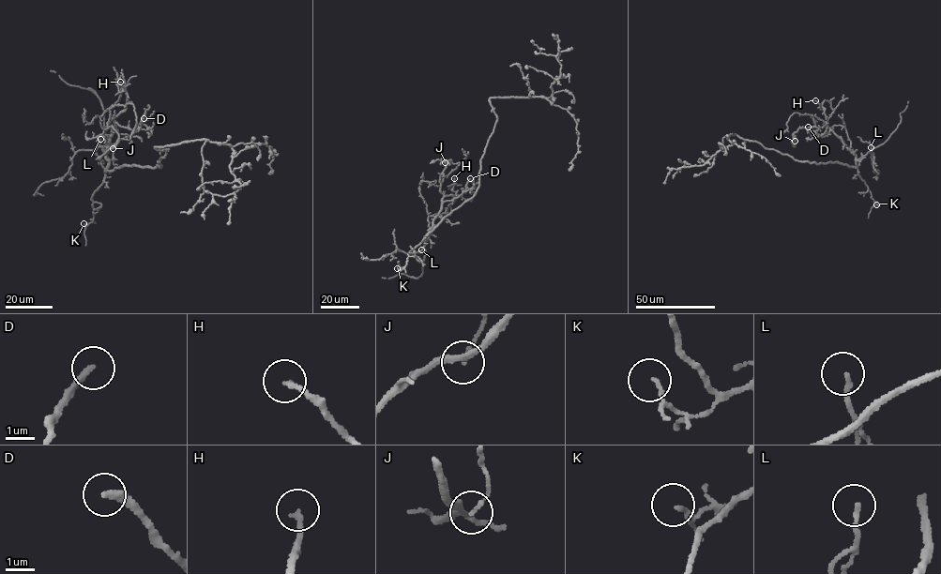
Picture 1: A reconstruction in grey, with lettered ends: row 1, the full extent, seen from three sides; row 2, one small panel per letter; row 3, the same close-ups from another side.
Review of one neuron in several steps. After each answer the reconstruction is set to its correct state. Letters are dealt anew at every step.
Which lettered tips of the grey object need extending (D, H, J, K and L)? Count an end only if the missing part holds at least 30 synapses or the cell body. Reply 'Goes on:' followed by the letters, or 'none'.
Goes on: H

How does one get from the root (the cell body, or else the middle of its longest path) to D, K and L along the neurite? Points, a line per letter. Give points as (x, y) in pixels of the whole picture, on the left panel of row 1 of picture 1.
D: (159, 163), (160, 167), (125, 164), (106, 171), (106, 152), (114, 124), (135, 129), (144, 118)
K: (159, 163), (160, 167), (125, 164), (106, 171), (104, 182), (92, 197), (93, 220), (83, 223)
L: (159, 163), (160, 167), (161, 165), (154, 168), (125, 164), (106, 171), (108, 159), (98, 145), (100, 139)

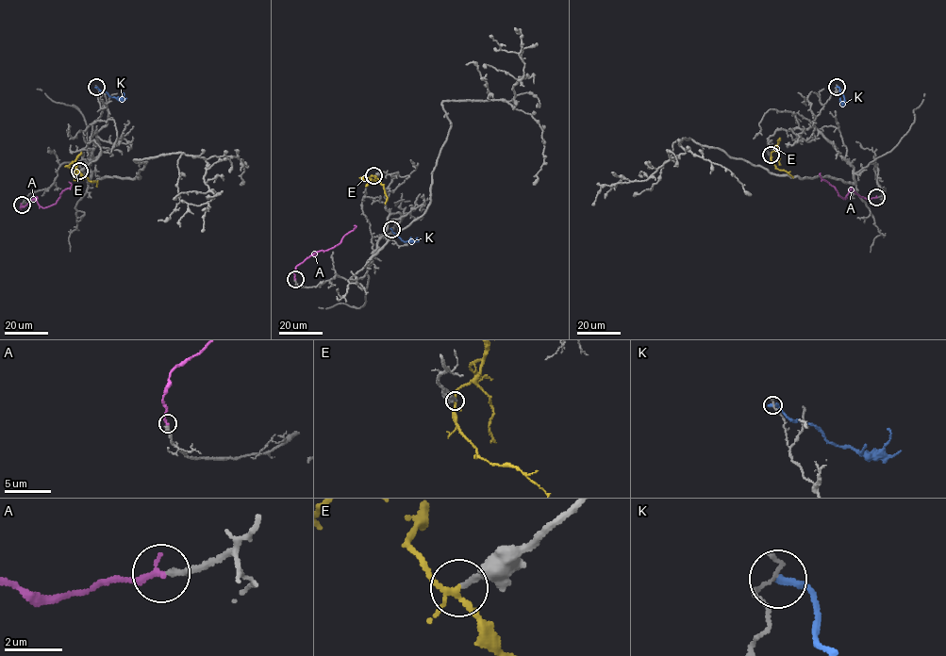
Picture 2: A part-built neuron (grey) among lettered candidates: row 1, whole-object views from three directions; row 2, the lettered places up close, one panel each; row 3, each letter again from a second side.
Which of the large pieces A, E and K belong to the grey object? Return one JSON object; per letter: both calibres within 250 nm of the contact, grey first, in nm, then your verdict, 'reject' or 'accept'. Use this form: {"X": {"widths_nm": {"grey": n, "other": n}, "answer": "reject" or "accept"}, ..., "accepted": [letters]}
{"A": {"widths_nm": {"grey": 240, "other": 240}, "answer": "accept"}, "E": {"widths_nm": {"grey": 200, "other": 150}, "answer": "accept"}, "K": {"widths_nm": {"grey": 160, "other": 280}, "answer": "reject"}, "accepted": ["A", "E"]}

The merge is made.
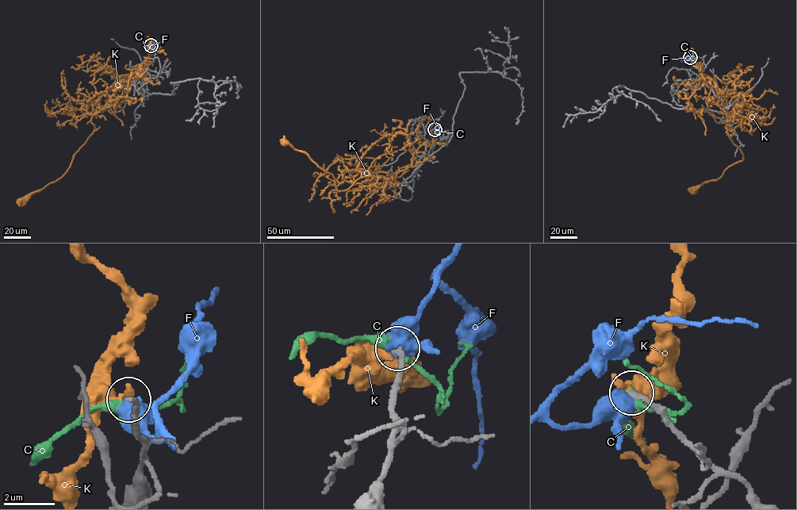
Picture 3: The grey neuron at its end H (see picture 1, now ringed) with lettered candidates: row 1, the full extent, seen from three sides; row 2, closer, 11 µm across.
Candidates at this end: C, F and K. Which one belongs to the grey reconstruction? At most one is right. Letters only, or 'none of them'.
none of them

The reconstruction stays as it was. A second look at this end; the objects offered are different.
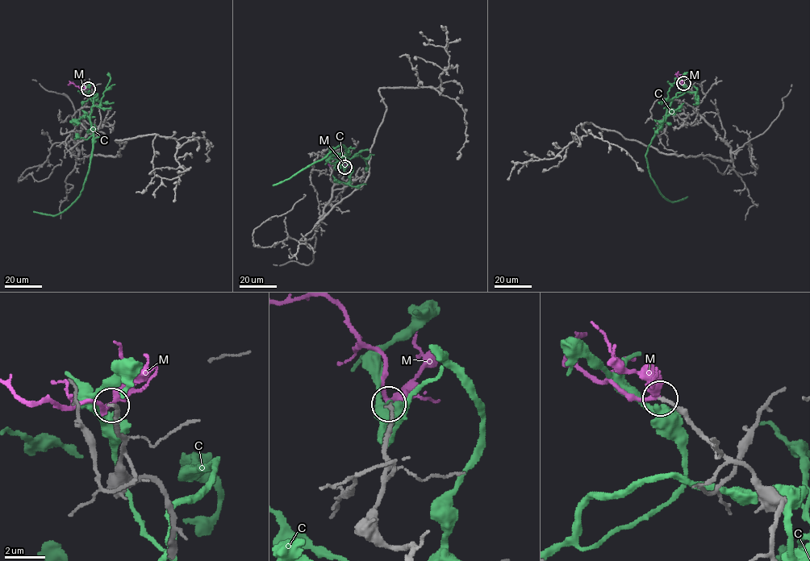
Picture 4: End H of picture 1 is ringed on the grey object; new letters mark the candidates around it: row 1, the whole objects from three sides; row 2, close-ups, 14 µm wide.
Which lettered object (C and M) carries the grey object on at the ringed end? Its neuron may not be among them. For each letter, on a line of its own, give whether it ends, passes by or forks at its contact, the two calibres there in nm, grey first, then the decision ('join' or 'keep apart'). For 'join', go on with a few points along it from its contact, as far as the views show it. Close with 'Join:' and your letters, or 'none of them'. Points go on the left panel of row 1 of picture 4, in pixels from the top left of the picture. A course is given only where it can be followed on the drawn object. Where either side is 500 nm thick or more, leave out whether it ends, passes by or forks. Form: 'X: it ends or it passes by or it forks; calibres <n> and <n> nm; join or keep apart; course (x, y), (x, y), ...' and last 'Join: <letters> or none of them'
C: calibres 300 and 550 nm; keep apart
M: it passes by; calibres 180 and 280 nm; join; course (88, 89), (69, 84), (73, 82)
Join: M

